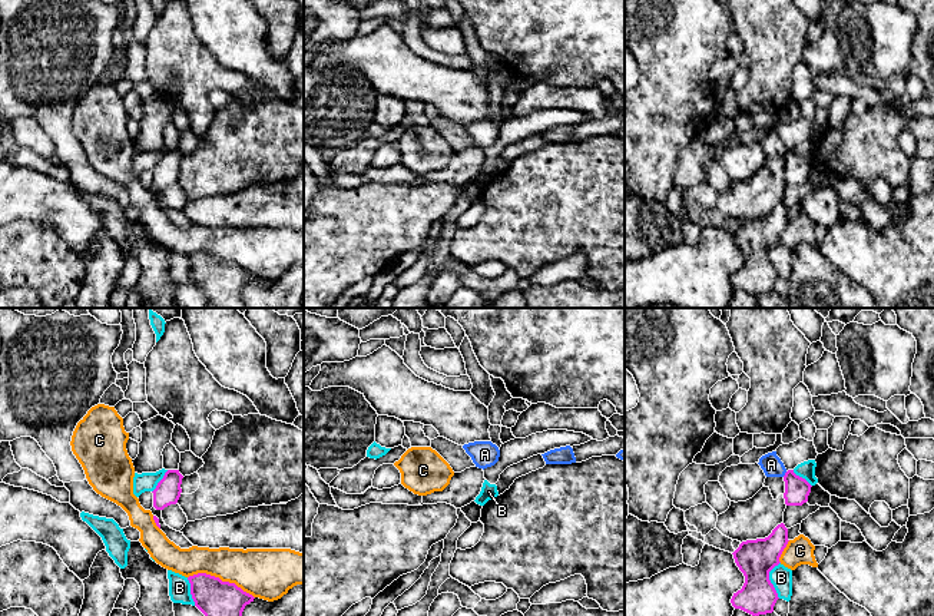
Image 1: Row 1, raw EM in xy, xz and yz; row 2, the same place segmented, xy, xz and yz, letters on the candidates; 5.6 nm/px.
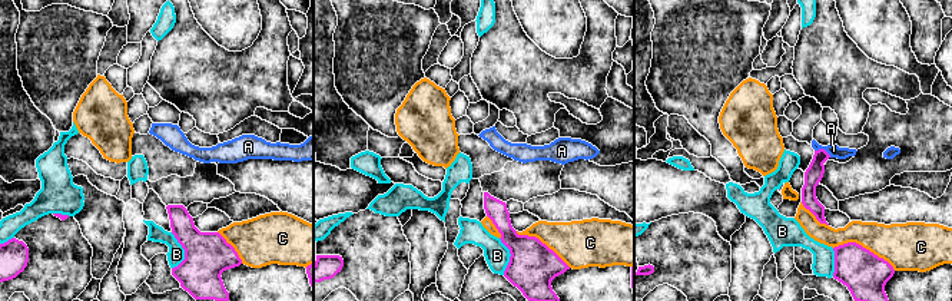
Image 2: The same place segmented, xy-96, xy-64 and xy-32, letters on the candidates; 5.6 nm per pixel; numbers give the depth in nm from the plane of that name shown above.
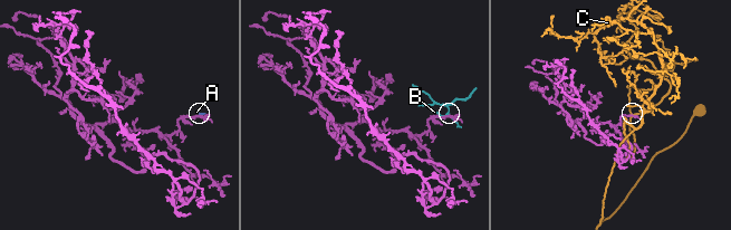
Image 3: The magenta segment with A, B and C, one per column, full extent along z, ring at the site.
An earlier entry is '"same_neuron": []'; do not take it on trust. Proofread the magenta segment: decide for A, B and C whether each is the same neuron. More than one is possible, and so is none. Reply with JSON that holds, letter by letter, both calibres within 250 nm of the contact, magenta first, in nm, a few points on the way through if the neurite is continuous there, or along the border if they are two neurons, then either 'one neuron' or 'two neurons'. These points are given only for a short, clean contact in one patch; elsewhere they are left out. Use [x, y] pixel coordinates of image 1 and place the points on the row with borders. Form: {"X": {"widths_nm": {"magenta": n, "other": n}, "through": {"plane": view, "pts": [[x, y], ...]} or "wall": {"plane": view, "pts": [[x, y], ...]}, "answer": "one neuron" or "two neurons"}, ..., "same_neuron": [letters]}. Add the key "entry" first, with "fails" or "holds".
{"entry": "holds", "A": {"widths_nm": {"magenta": 140, "other": 120}, "wall": {"plane": "yz", "pts": [[787, 472], [782, 476]]}, "answer": "two neurons"}, "B": {"widths_nm": {"magenta": 220, "other": 120}, "answer": "two neurons"}, "C": {"widths_nm": {"magenta": 200, "other": 280}, "answer": "two neurons"}, "same_neuron": []}

